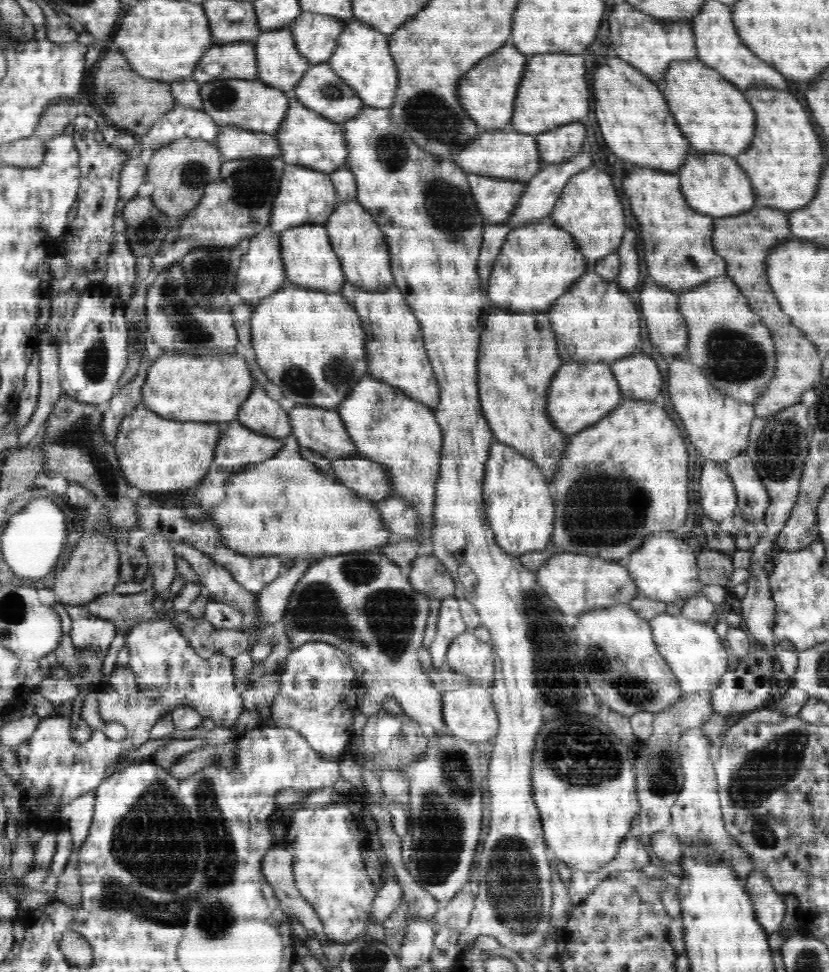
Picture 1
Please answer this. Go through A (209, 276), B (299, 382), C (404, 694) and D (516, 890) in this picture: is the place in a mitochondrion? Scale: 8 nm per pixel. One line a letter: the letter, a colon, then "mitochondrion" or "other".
A: mitochondrion
B: mitochondrion
C: other
D: mitochondrion

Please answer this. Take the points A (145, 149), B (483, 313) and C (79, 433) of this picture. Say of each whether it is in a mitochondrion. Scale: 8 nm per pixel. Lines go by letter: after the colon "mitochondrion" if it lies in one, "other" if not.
A: other
B: other
C: mitochondrion

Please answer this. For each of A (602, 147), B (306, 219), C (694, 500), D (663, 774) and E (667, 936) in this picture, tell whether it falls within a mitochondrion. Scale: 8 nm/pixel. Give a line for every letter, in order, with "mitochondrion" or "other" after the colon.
A: other
B: other
C: other
D: mitochondrion
E: other

